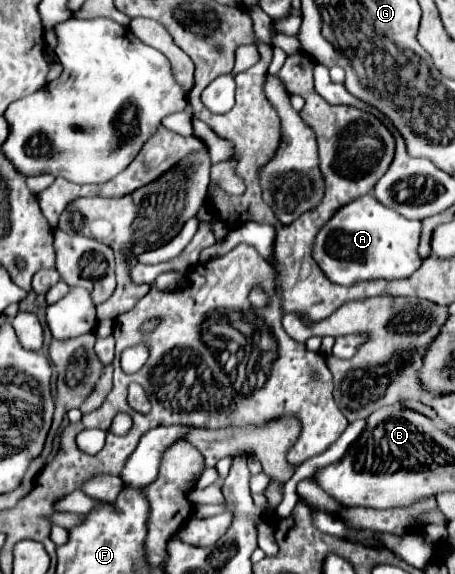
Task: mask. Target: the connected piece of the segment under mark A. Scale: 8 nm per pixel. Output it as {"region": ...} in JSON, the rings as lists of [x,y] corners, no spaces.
{"region":[[[371,193],[341,207],[319,231],[313,245],[313,259],[323,273],[339,285],[359,281],[399,281],[411,277],[423,263],[417,253],[421,221],[405,219],[397,211],[383,207]]]}

